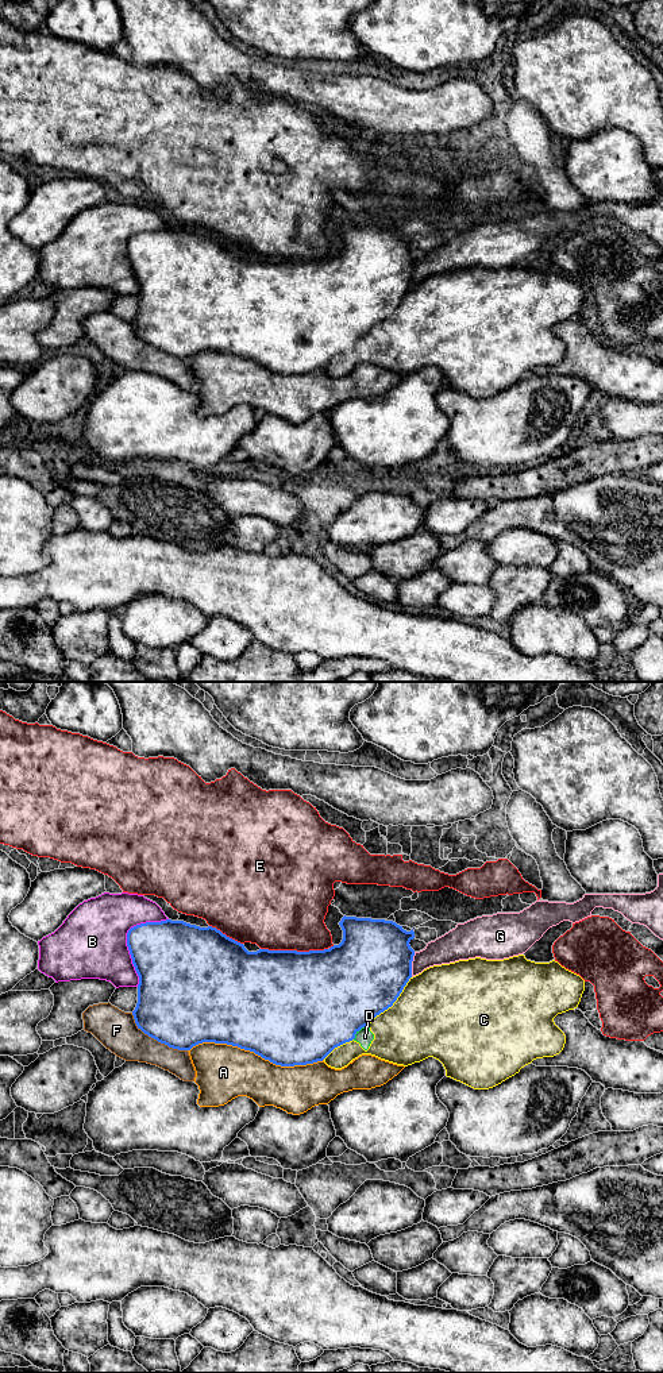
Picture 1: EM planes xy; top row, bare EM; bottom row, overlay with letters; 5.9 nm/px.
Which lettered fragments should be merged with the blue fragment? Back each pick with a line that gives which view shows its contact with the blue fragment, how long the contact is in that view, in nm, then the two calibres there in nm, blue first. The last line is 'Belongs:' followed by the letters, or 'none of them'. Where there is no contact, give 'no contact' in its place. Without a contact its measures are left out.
Belongs: none of them

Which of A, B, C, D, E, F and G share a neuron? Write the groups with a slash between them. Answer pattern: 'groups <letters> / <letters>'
groups A / B / C D / E / F / G

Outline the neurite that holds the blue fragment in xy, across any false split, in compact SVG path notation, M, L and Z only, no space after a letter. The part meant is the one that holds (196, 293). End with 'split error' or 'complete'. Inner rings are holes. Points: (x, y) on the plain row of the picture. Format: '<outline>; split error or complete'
M343 225L339 231L343 239L343 248L339 254L334 254L324 259L269 259L259 258L248 261L243 252L227 246L216 236L200 236L184 230L161 230L146 231L131 236L127 242L127 255L132 267L132 273L139 285L138 312L132 320L135 332L149 346L157 348L169 356L178 359L190 359L203 351L227 352L244 359L254 360L265 369L281 375L307 374L323 370L335 356L350 351L355 343L367 335L373 327L388 319L397 309L404 296L412 286L412 270L415 259L409 251L415 247L413 238L406 240L402 235L393 230Z; complete

